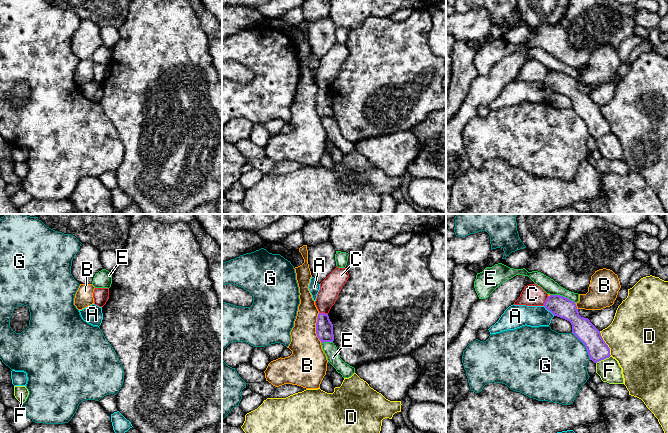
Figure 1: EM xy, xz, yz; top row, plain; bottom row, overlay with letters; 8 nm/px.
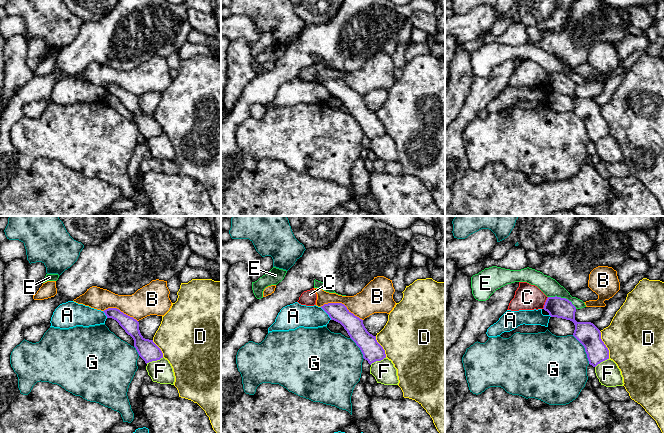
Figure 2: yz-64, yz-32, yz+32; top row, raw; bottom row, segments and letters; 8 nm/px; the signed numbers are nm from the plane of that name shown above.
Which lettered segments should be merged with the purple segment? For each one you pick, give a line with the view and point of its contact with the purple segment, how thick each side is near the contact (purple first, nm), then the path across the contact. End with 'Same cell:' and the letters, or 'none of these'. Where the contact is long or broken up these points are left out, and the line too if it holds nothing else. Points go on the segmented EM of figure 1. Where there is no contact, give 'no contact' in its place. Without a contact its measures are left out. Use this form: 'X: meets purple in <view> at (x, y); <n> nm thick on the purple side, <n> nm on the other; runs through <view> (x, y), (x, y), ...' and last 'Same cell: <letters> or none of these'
C: meets purple in yz at (545, 301); 170 nm thick on the purple side, 180 nm on the other; runs through yz (559, 306), (545, 301), (532, 295)
Same cell: C

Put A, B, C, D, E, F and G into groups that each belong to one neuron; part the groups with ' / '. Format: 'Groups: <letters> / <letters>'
Groups: A / B / C / D / E / F / G

